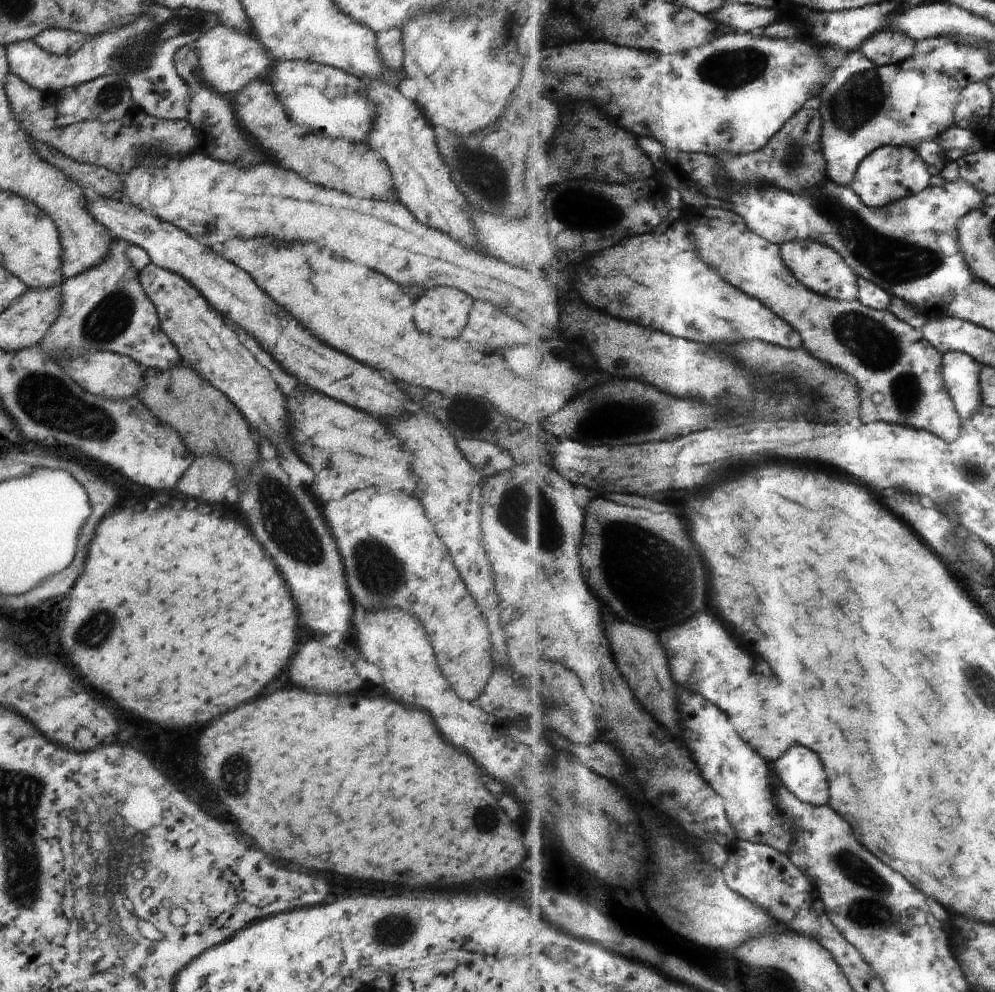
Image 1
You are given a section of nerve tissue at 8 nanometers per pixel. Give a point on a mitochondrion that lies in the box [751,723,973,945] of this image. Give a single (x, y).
(873, 907)

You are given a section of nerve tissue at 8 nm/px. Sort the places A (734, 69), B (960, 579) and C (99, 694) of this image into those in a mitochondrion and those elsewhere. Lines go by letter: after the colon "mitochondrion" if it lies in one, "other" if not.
A: mitochondrion
B: other
C: other

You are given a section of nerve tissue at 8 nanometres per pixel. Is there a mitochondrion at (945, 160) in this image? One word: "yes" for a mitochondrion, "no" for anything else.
no

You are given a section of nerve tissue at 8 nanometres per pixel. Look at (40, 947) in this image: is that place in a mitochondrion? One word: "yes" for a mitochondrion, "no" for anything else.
no

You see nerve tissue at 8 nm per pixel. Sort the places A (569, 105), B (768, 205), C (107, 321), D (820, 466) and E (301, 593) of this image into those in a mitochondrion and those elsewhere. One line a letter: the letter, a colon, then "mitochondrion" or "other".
A: other
B: other
C: mitochondrion
D: other
E: other

